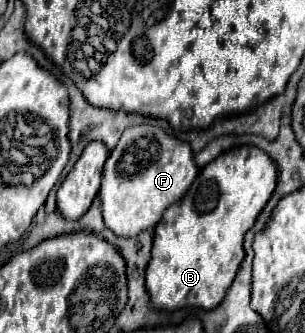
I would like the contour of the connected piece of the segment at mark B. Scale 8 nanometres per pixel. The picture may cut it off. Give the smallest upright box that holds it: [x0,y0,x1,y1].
[146,145,278,309]

